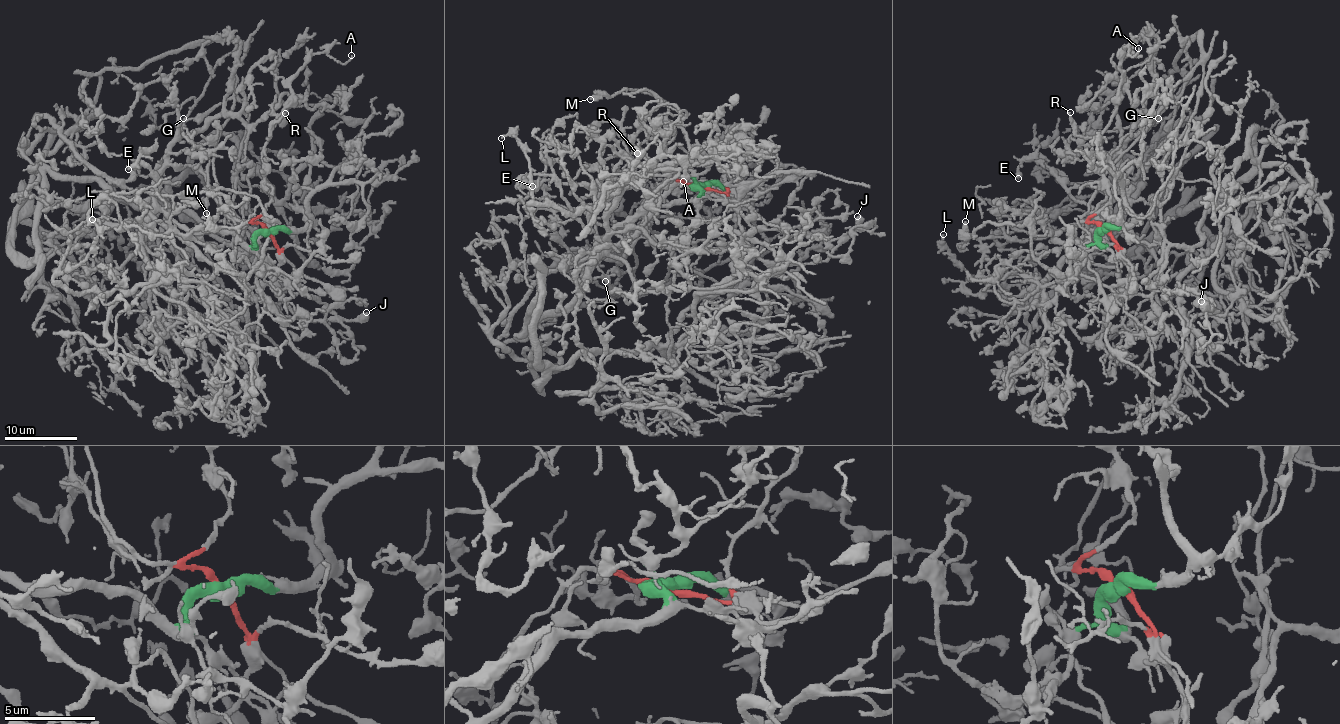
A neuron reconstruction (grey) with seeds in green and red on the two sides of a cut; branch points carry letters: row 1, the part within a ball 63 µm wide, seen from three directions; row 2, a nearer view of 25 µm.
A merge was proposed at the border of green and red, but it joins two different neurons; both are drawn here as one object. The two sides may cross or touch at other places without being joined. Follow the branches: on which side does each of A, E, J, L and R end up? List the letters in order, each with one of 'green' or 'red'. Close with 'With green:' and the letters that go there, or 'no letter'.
A: red
E: green
J: red
L: green
R: red
With green: E, L

